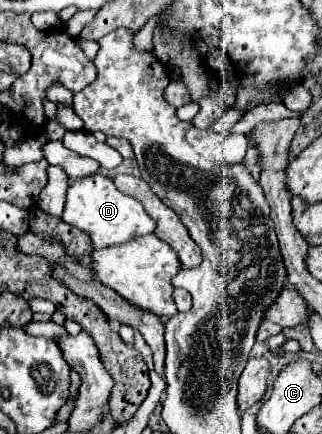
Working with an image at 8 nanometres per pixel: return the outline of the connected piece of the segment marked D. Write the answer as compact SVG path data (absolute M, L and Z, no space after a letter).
M93 174L89 178L71 182L71 186L67 190L65 210L63 210L63 222L71 224L79 230L89 232L95 248L107 248L107 246L123 244L123 242L129 242L137 236L151 234L157 228L155 222L141 208L141 202L119 192L113 178L103 176L103 174Z

